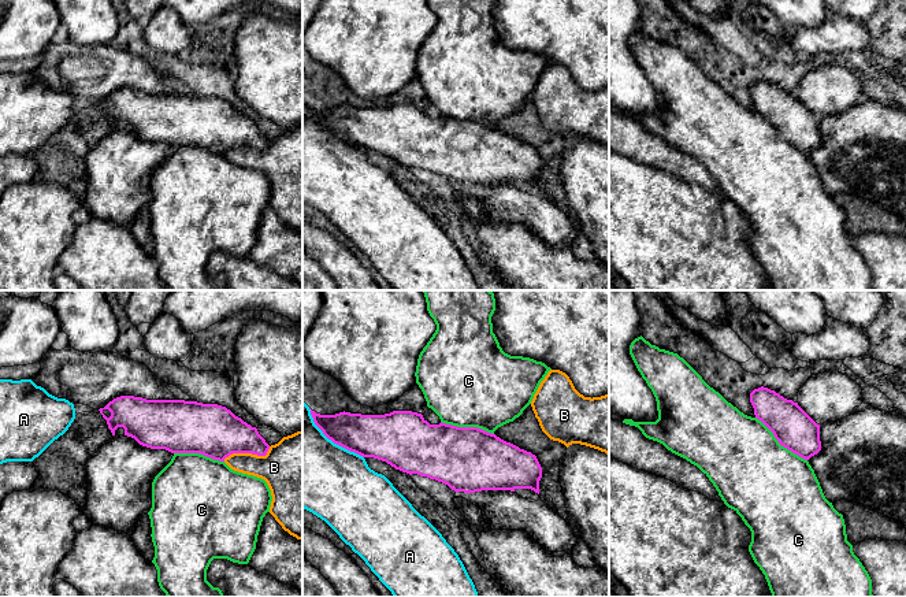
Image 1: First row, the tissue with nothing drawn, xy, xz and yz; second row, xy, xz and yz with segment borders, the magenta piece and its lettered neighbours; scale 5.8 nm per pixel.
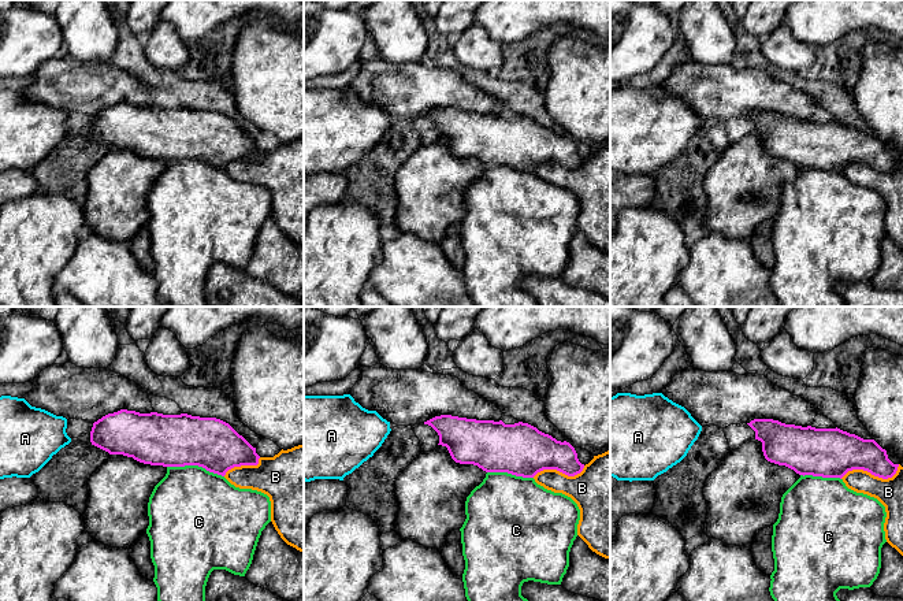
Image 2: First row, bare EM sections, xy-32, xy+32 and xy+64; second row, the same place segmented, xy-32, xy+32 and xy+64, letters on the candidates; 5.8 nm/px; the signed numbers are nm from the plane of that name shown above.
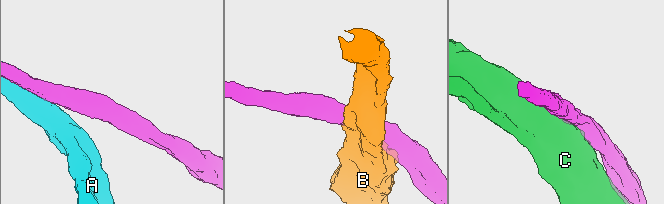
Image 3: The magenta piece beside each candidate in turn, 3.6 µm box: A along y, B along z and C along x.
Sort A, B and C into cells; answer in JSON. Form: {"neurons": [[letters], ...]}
{"neurons": [["A"], ["B"], ["C"]]}

